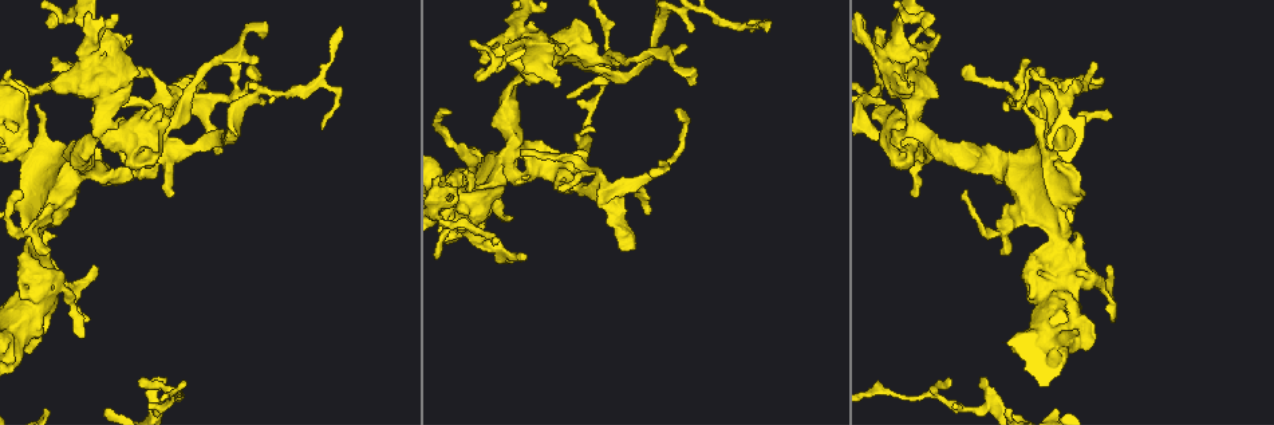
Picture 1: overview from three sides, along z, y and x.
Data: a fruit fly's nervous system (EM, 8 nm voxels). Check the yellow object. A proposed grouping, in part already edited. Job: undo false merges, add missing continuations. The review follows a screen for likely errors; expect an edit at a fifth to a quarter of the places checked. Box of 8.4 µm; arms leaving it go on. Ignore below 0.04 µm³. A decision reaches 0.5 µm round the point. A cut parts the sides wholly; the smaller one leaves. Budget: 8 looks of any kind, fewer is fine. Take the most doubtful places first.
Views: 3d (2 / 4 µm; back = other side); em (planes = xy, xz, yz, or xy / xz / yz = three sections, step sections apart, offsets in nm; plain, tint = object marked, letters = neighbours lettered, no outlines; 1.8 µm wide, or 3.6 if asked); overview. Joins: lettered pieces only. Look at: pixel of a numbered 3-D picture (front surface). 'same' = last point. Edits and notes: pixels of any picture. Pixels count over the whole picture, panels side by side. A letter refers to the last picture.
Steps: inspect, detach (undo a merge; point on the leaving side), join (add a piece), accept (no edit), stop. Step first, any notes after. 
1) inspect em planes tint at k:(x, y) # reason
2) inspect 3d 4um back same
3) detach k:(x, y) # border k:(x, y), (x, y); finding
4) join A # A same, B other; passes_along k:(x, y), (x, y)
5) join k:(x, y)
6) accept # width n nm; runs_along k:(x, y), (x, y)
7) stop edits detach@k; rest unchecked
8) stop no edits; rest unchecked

inspect 3d 4um at 1:(101, 129) # sudden change in width

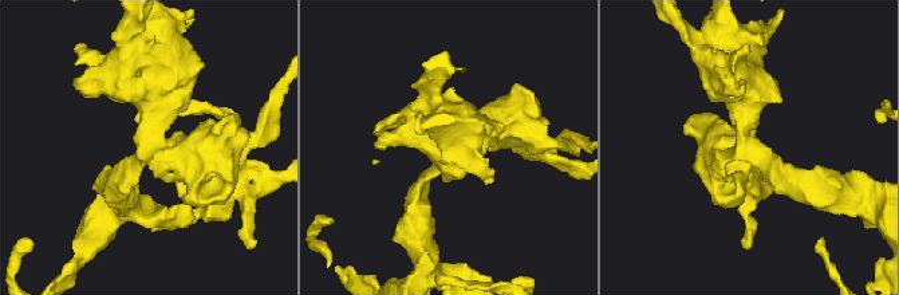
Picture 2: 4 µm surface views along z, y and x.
inspect em yz step 16 letters at 2:(746, 144)

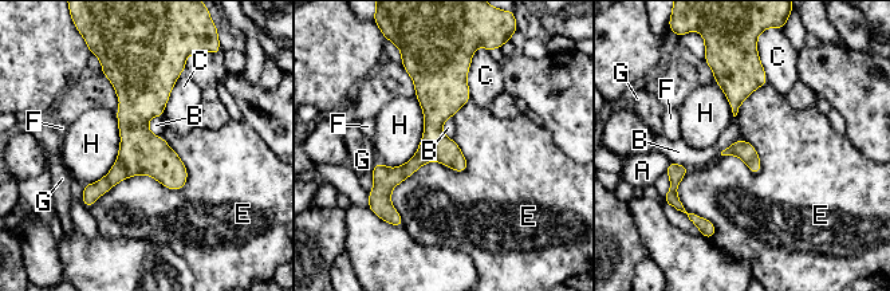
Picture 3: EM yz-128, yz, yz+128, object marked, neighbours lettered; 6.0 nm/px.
accept # A other, B other, C other, E other, F other, G other, H other; border 3:(186, 166), (87, 208); one cell here

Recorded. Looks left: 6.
inspect em 3.6um planes letters at 1:(1058, 288) # four or more arms meet

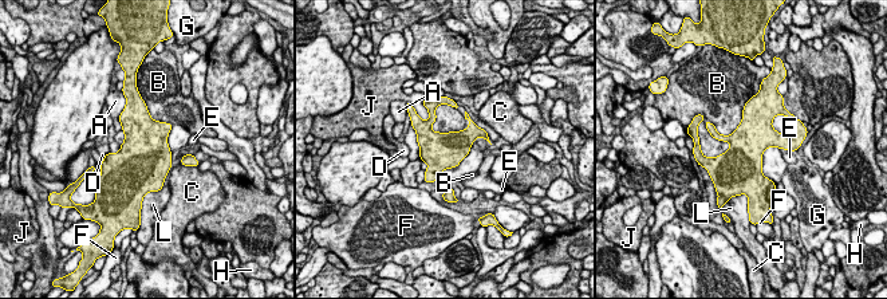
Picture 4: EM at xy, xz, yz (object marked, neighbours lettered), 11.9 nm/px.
accept # A other, B other, C other, D other, E other, F other, G other, H other, J other, L other; border 4:(745, 103), (741, 122), (720, 134); all the same cell

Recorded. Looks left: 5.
inspect em planes tint at 1:(1064, 146) # calibre changes

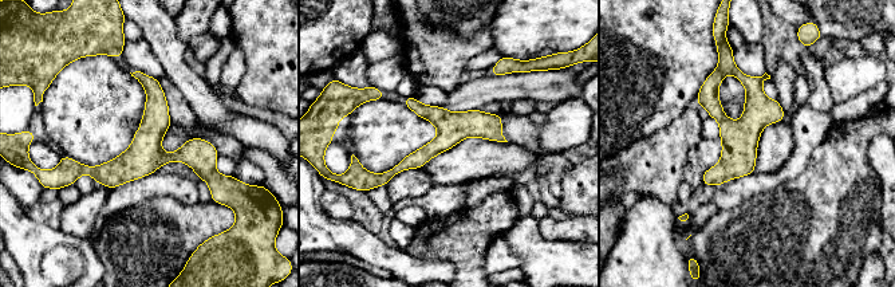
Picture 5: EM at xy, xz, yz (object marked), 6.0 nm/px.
inspect em planes letters same

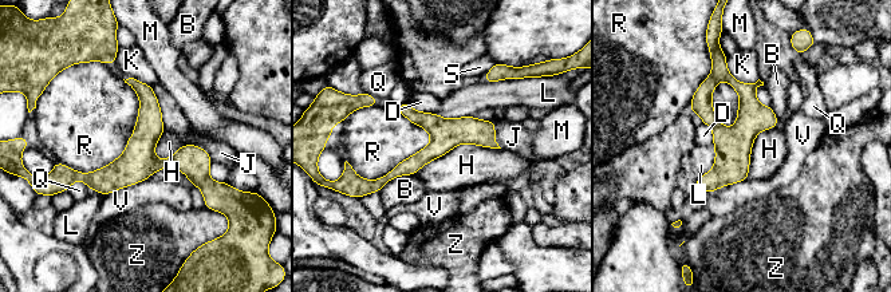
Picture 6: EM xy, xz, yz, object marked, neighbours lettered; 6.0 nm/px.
accept # width 180 nm; B other, D other, H other, J other, K other, L other, M other, Q other, R other, S other, V other, Z other; all the same cell

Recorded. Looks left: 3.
inspect em xy step 16 tint at 1:(1098, 87) # branch stops here

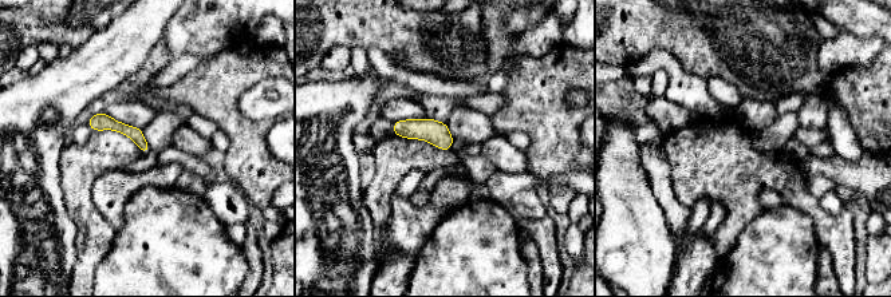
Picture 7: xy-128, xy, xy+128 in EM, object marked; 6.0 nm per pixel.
inspect em xy step 16 letters same # what lies round it

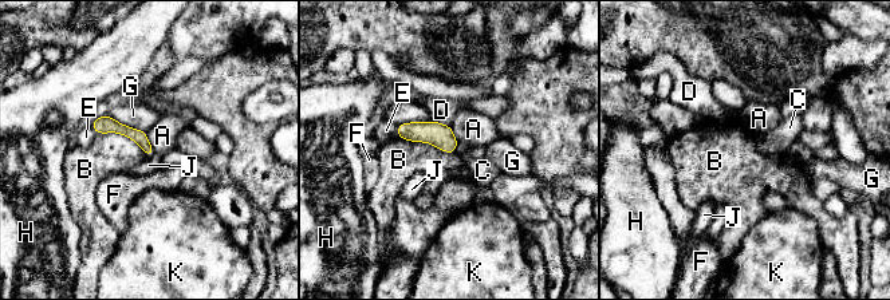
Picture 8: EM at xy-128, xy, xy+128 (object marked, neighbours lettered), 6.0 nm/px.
accept # A other, B other, C other, D other, E other, F other, G other, H other, J other, K other; border 8:(397, 135), (429, 142), (455, 153); none of them fits

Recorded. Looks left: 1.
stop no edits; rest unchecked

